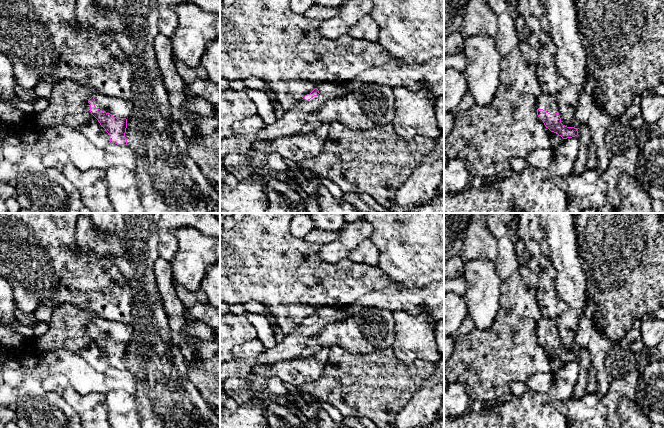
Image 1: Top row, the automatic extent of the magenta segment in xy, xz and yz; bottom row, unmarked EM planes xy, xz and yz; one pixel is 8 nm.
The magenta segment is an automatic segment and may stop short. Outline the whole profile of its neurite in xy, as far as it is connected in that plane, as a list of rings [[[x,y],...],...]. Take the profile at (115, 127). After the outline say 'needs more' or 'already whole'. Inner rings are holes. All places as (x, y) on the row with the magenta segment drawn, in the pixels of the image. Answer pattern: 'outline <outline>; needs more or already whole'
outline [[[97,93],[87,103],[91,114],[108,133],[110,142],[127,145],[127,119],[133,109],[131,101]]]; needs more

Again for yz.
outline [[[541,94],[536,104],[537,115],[546,128],[561,136],[563,139],[578,135],[574,127],[567,127],[561,123],[560,111],[557,104],[557,94]]]; needs more

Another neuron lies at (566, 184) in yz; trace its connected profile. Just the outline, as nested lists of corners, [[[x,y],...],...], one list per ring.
[[[635,146],[615,156],[604,172],[586,170],[580,175],[567,177],[553,175],[552,179],[565,193],[567,202],[575,200],[581,211],[605,205],[611,205],[616,210],[620,206],[620,177],[636,170],[639,150]]]

